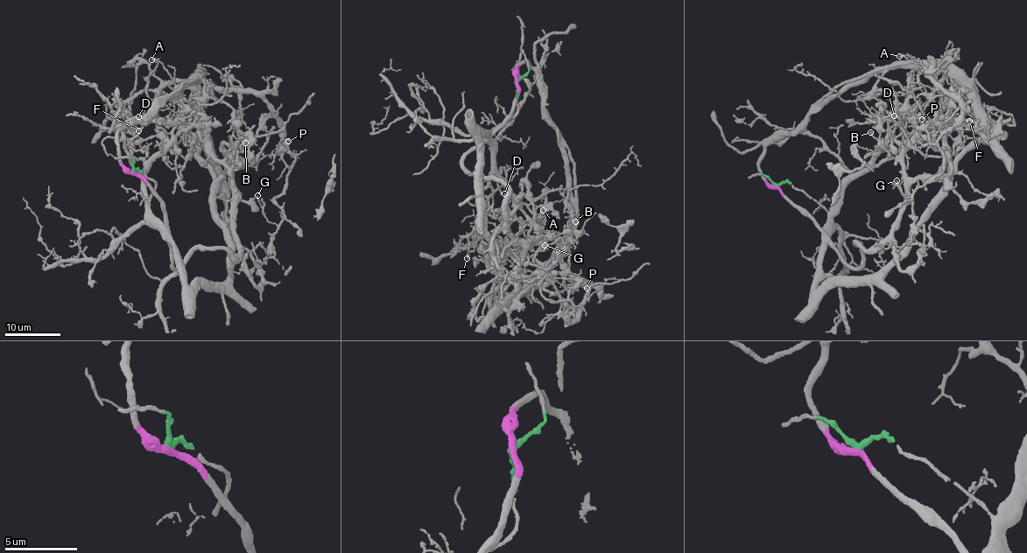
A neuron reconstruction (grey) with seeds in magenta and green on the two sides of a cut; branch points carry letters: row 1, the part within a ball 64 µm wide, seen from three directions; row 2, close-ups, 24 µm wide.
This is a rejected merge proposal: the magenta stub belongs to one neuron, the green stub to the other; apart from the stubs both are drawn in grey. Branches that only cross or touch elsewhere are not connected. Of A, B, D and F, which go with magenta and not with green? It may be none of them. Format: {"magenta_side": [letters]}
{"magenta_side": ["A", "B", "D"]}

